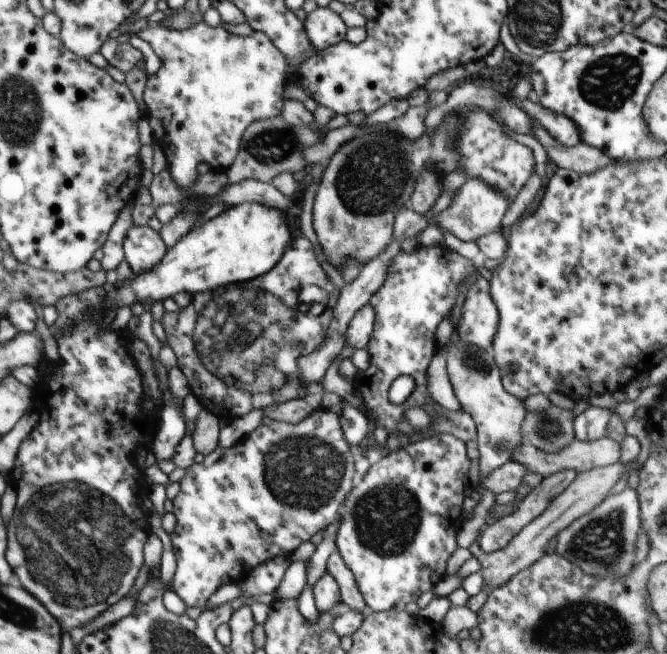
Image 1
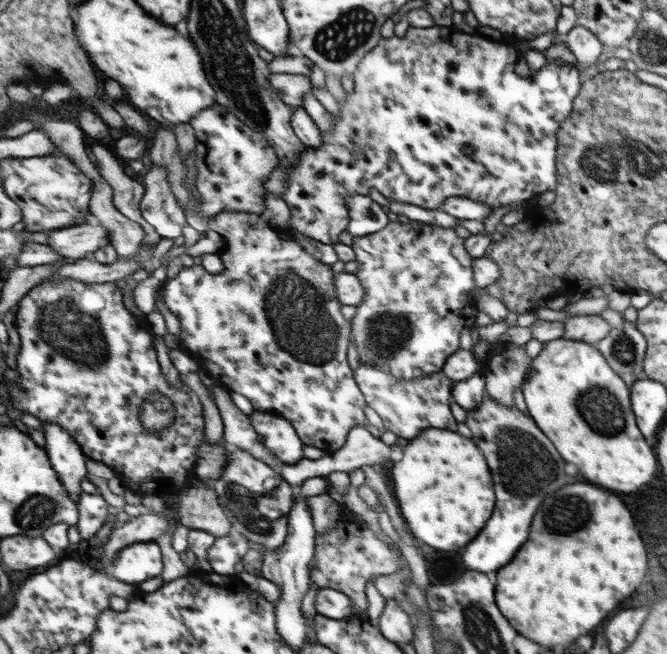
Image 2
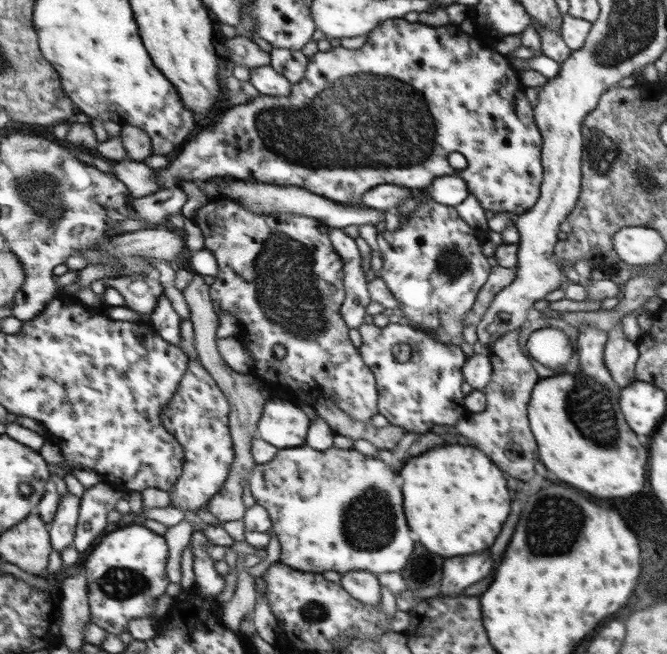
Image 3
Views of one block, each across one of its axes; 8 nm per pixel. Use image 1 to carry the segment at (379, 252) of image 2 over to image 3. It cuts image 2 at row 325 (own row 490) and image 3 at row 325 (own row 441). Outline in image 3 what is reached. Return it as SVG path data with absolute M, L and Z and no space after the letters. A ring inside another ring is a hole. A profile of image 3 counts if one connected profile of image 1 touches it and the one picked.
M434 200L420 204L418 211L408 219L400 217L400 226L394 231L384 230L378 233L378 247L382 256L383 267L378 276L400 302L400 309L405 317L416 324L416 328L432 335L443 343L460 346L464 340L464 317L475 306L478 290L487 284L490 264L482 254L482 242L478 240L478 230L468 225L455 210Z

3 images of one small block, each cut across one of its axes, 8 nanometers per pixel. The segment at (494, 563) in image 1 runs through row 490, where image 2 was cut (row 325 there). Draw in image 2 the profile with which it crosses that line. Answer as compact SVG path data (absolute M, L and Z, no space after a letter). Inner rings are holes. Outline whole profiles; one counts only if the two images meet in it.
M574 314L563 322L563 335L566 340L577 340L594 345L602 340L611 329L610 324L600 314Z

